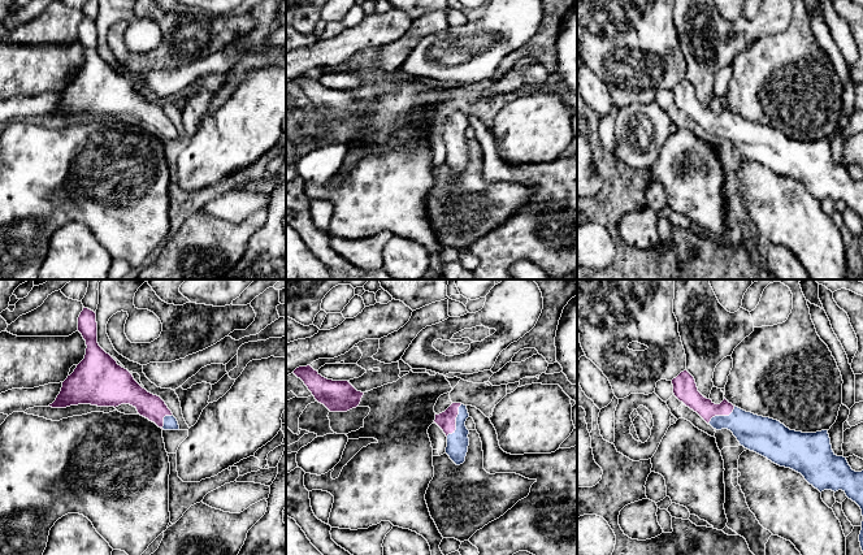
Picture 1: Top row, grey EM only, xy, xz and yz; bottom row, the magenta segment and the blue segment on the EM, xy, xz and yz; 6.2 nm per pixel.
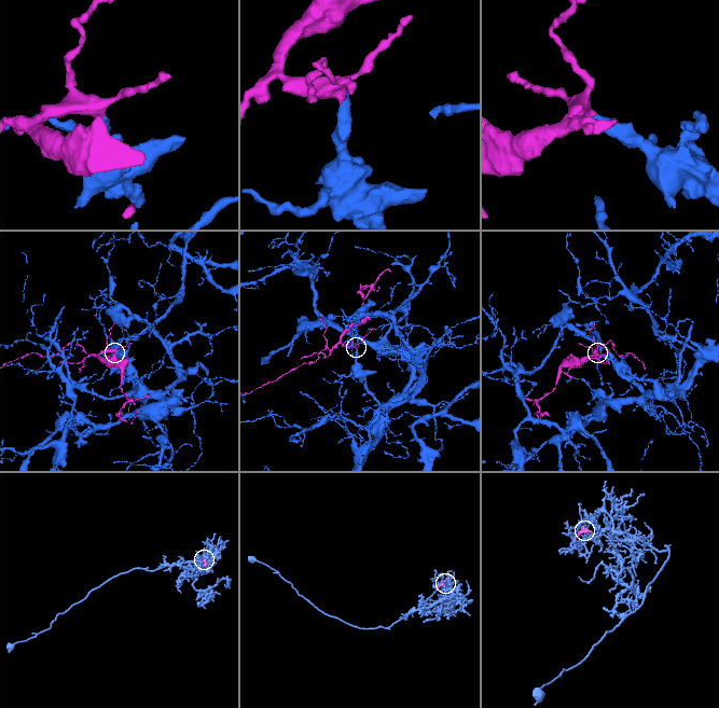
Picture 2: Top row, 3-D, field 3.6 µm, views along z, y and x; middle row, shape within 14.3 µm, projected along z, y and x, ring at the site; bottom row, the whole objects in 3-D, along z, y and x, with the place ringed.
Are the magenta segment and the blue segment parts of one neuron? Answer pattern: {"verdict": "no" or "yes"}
{"verdict": "yes"}

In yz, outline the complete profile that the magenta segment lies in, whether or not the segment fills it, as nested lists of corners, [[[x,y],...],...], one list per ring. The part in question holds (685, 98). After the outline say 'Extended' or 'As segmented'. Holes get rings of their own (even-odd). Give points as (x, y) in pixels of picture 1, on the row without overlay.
[[[688,79],[673,87],[672,94],[675,105],[714,138],[730,139],[741,155],[801,182],[820,201],[842,199],[860,216],[863,225],[863,179],[853,179],[846,166],[833,161],[828,139],[790,139],[777,129],[746,121],[725,107],[715,113],[698,100]]]. Extended

